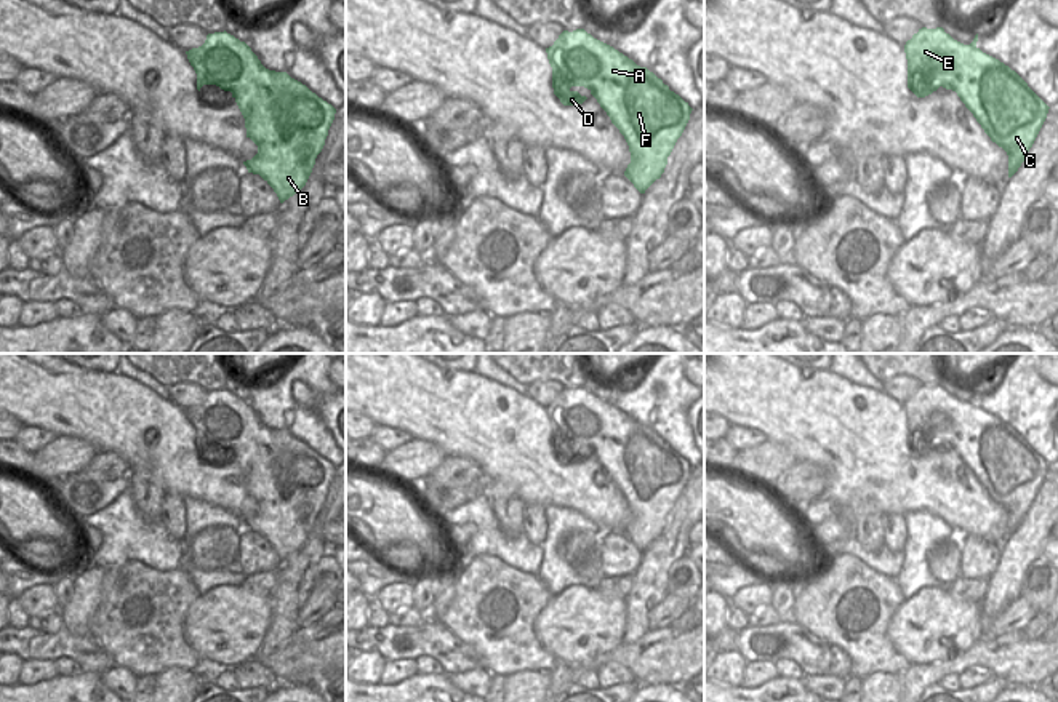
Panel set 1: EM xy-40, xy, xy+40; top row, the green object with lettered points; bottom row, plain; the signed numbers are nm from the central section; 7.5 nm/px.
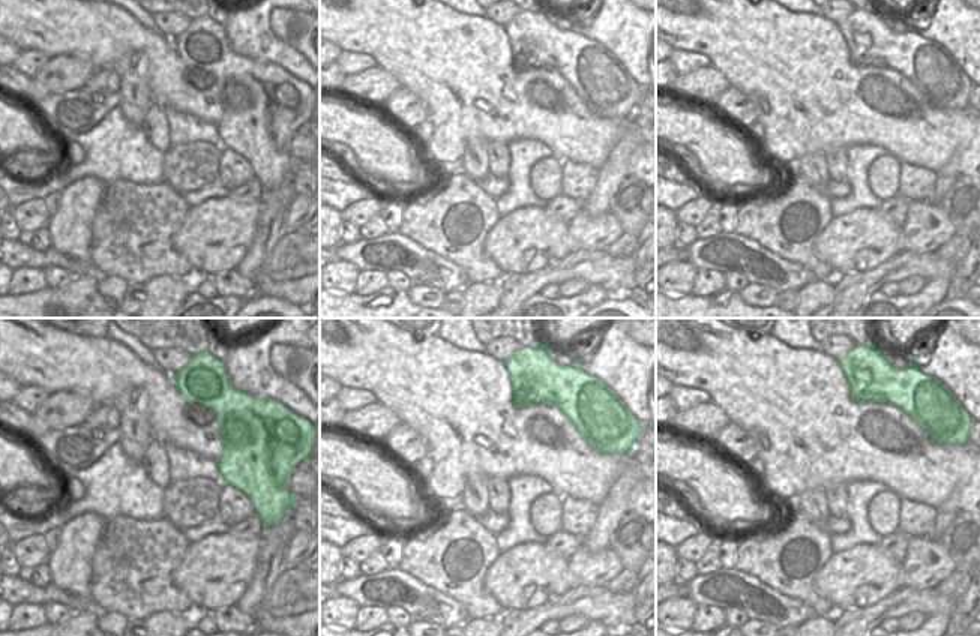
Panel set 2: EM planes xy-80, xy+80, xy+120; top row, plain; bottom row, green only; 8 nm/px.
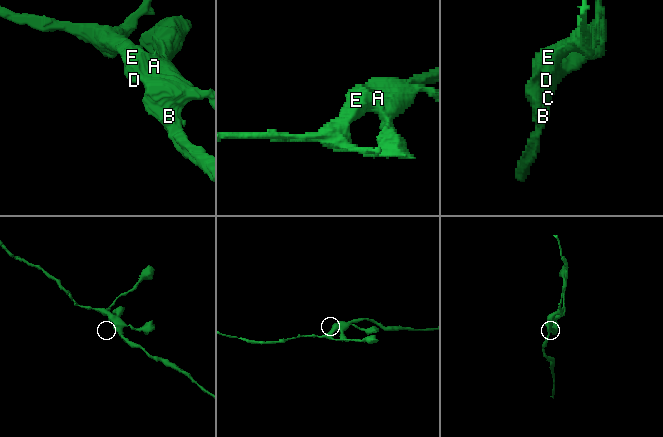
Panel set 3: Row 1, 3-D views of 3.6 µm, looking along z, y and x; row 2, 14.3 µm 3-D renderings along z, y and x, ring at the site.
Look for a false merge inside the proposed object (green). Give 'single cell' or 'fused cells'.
single cell

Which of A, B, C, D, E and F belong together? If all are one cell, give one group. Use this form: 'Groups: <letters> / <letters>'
Groups: A B C D E F.

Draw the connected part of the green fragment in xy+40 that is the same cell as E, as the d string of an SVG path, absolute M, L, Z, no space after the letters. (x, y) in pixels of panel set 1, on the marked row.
M943 27L919 29L904 45L908 88L917 98L925 98L940 86L956 91L991 141L1007 152L1008 177L1012 177L1032 147L1050 107L1015 70L983 53L976 42L978 34L970 45L964 45L946 34Z

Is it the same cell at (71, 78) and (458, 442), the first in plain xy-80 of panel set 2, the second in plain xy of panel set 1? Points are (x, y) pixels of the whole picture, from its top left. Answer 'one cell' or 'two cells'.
two cells

